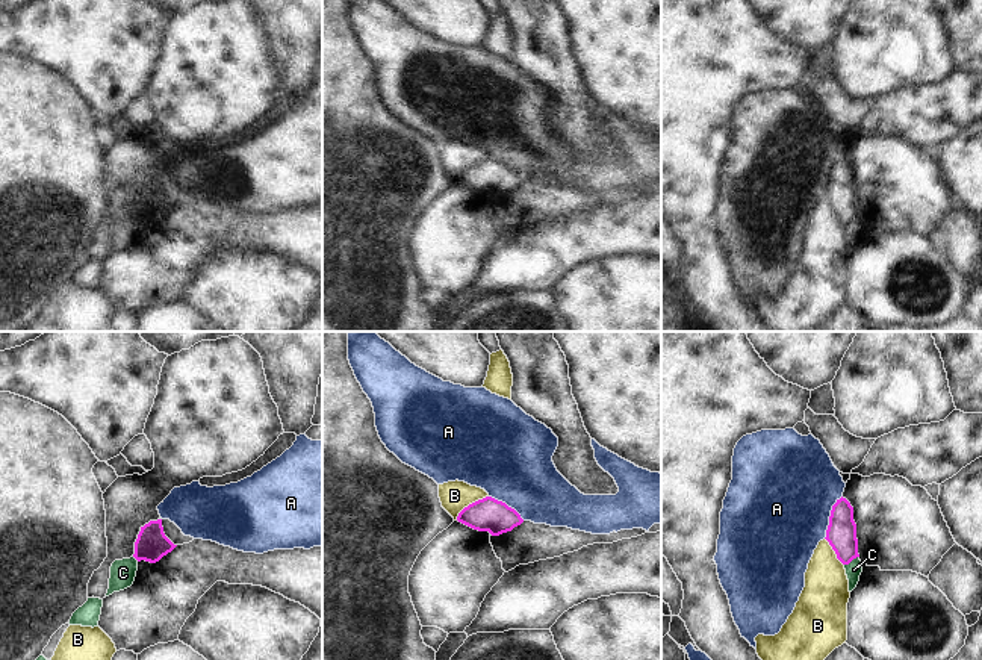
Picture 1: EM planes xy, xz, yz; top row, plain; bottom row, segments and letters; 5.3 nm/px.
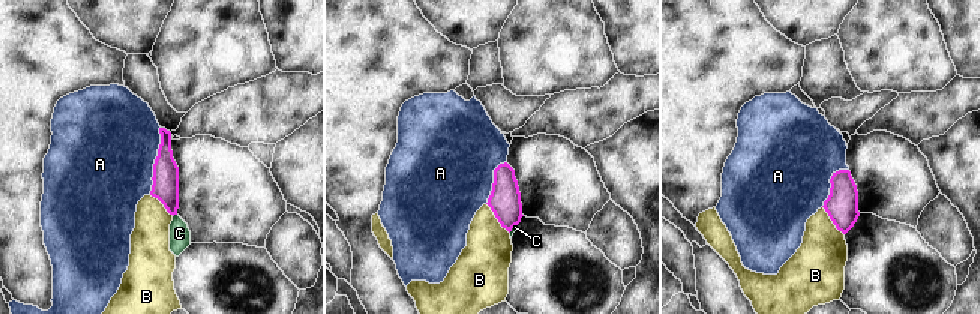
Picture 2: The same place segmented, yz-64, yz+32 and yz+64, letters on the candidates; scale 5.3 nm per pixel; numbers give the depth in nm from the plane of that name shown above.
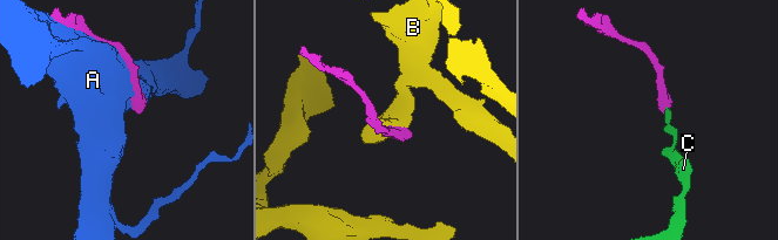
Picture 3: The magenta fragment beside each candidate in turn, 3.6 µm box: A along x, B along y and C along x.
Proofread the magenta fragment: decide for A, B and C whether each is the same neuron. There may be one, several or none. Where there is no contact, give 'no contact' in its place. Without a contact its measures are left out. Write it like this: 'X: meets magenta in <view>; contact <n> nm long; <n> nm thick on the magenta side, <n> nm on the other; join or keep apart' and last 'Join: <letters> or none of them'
A: meets magenta in yz; contact 260 nm long; 160 nm thick on the magenta side, 500 nm on the other; keep apart
B: meets magenta in xz; contact 220 nm long; 180 nm thick on the magenta side, 160 nm on the other; keep apart
C: meets magenta in yz; contact 90 nm long; 160 nm thick on the magenta side, 90 nm on the other; keep apart
Join: none of them

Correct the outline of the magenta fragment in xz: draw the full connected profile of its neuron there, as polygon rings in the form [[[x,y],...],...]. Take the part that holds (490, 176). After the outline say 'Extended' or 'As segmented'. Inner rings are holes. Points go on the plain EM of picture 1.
[[[486,157],[465,168],[458,174],[457,182],[474,191],[489,192],[492,197],[511,192],[524,183],[514,170],[492,157]]]. As segmented.

